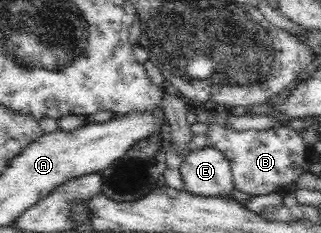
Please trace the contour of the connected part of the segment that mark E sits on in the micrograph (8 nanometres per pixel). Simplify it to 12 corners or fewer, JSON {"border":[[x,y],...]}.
{"border":[[216,148],[191,150],[178,170],[183,191],[226,197],[234,188]]}

